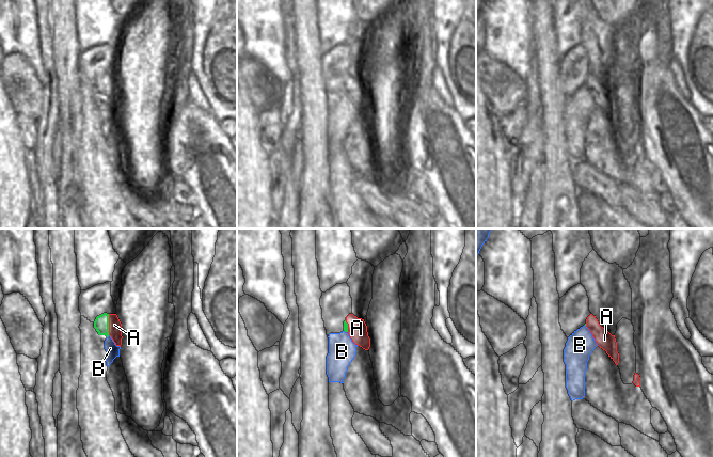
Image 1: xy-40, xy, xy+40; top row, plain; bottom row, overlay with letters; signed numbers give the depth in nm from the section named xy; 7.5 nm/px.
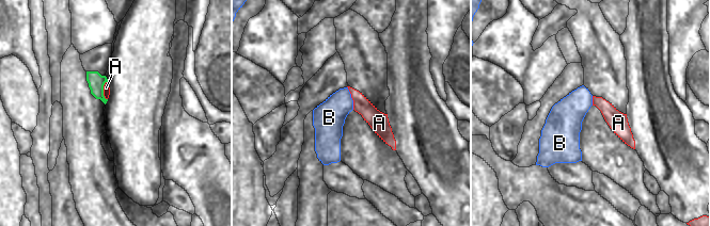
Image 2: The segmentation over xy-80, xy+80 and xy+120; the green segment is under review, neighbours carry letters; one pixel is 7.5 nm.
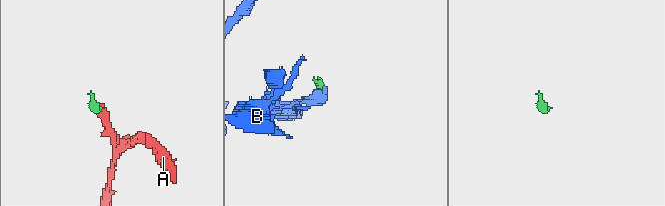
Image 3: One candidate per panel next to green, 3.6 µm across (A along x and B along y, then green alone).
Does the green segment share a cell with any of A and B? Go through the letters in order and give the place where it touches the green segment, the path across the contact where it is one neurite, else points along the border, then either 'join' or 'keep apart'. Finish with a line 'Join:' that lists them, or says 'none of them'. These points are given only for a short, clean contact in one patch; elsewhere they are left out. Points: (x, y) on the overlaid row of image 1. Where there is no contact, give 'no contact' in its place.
A: meets green in xy-40 at (108, 325); join
B: meets green in xy at (345, 331); border along xy (344, 330), (346, 332); keep apart
Join: A

